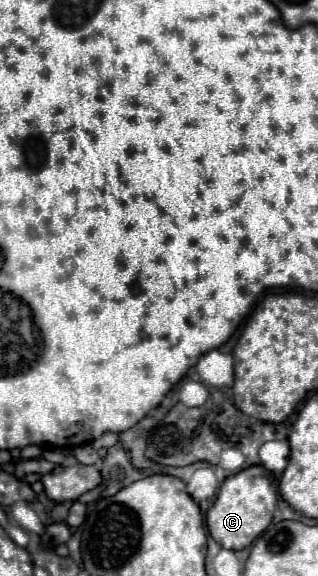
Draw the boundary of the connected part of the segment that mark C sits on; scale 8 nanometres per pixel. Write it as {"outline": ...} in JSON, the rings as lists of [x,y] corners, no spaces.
{"outline":[[[262,465],[246,467],[240,473],[234,473],[224,479],[214,505],[206,513],[208,531],[212,539],[220,543],[224,549],[244,549],[272,523],[276,503],[276,483],[268,469],[264,469]]]}

